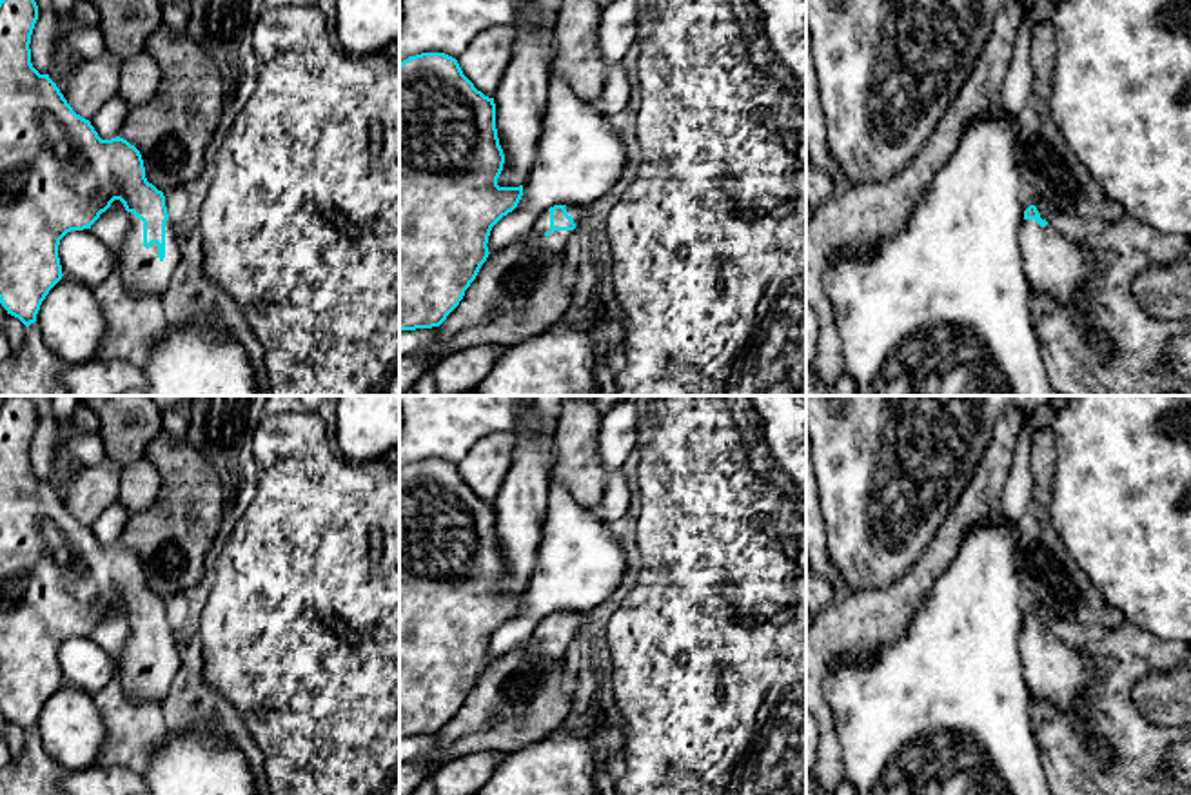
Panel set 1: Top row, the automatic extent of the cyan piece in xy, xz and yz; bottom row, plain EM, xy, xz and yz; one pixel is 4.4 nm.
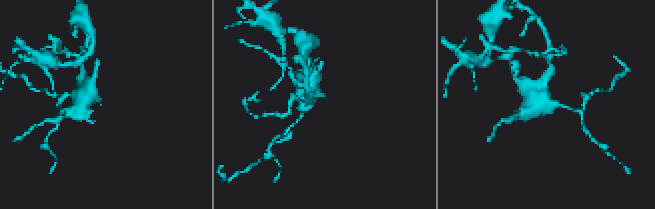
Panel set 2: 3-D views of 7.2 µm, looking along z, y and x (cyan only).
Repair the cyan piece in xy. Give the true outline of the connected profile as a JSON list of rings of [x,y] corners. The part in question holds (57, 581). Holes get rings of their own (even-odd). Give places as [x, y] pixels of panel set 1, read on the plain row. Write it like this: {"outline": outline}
{"outline": [[[7,396],[0,407],[0,710],[7,721],[18,724],[25,733],[36,728],[42,708],[49,697],[62,686],[62,672],[58,664],[60,646],[71,637],[91,635],[91,632],[105,619],[114,606],[120,606],[129,619],[131,635],[129,643],[116,662],[116,675],[122,681],[125,693],[138,702],[162,702],[171,684],[180,670],[180,655],[174,644],[174,630],[169,626],[165,603],[145,584],[145,574],[140,557],[127,546],[116,543],[111,546],[102,546],[89,526],[82,525],[67,510],[56,490],[49,481],[40,481],[31,470],[31,441],[38,427],[38,412],[31,396]]]}

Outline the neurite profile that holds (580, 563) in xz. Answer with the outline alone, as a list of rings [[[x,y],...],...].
[[[556,456],[548,479],[548,506],[541,525],[541,541],[532,575],[523,592],[523,603],[517,613],[503,623],[490,637],[487,650],[490,661],[521,650],[537,623],[554,612],[590,613],[596,606],[610,599],[628,572],[630,561],[621,541],[601,521],[597,512],[585,510],[572,497],[554,474],[554,466]]]

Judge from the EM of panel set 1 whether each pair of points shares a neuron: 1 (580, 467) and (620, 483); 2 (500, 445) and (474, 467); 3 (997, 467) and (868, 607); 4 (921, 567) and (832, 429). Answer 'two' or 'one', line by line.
1: two
2: one
3: one
4: two

